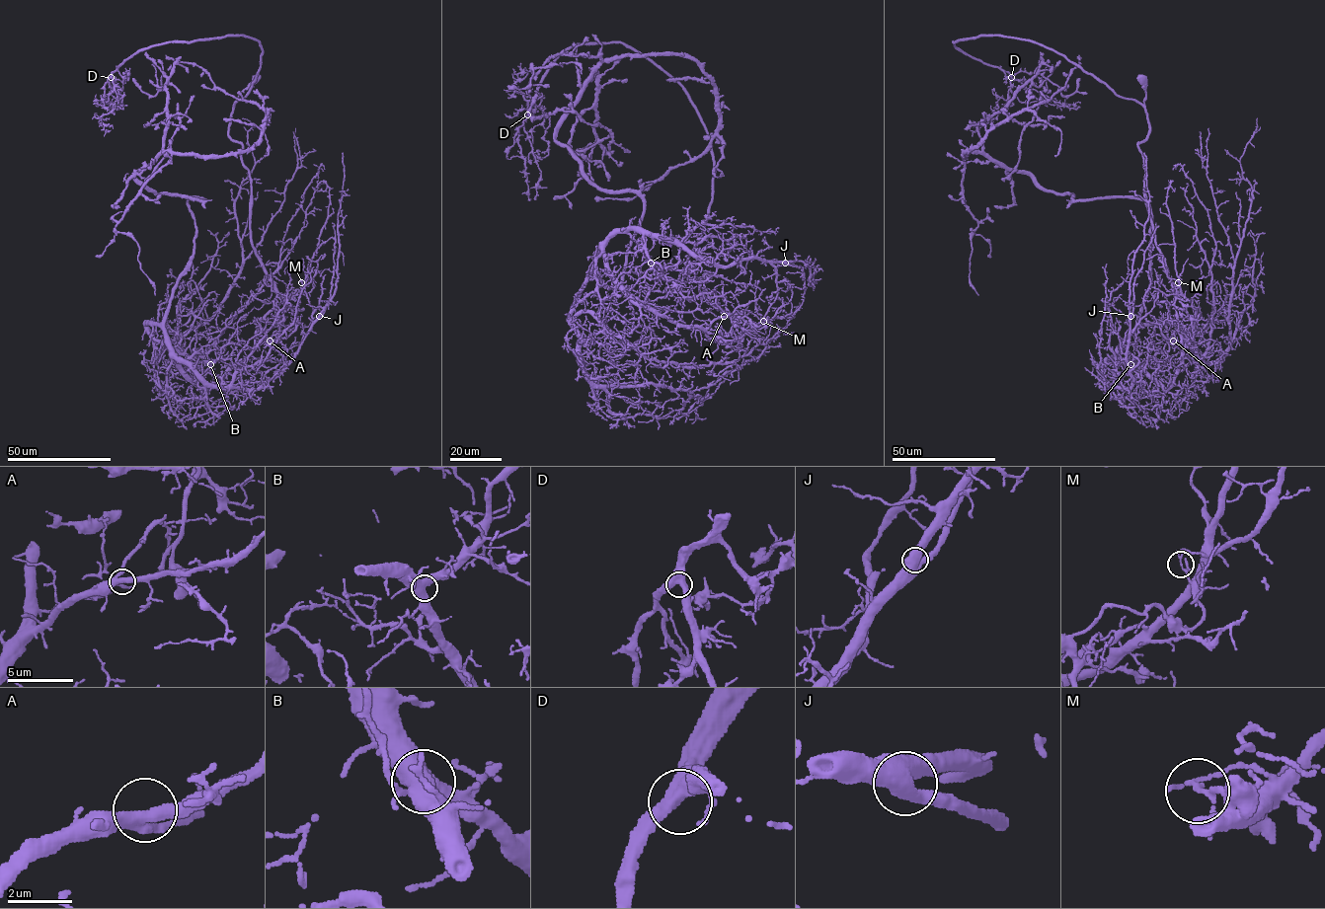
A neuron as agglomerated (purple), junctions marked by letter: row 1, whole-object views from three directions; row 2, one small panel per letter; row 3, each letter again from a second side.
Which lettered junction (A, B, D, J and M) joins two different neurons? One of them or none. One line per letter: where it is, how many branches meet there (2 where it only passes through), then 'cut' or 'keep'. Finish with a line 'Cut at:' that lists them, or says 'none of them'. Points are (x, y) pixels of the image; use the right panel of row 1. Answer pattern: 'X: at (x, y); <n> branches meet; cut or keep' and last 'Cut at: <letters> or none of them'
A: at (1173, 340); 3 branches meet; keep
B: at (1130, 364); 3 branches meet; keep
D: at (1011, 77); 3 branches meet; keep
J: at (1130, 316); 3 branches meet; keep
M: at (1178, 282); 4 branches meet; cut
Cut at: M

